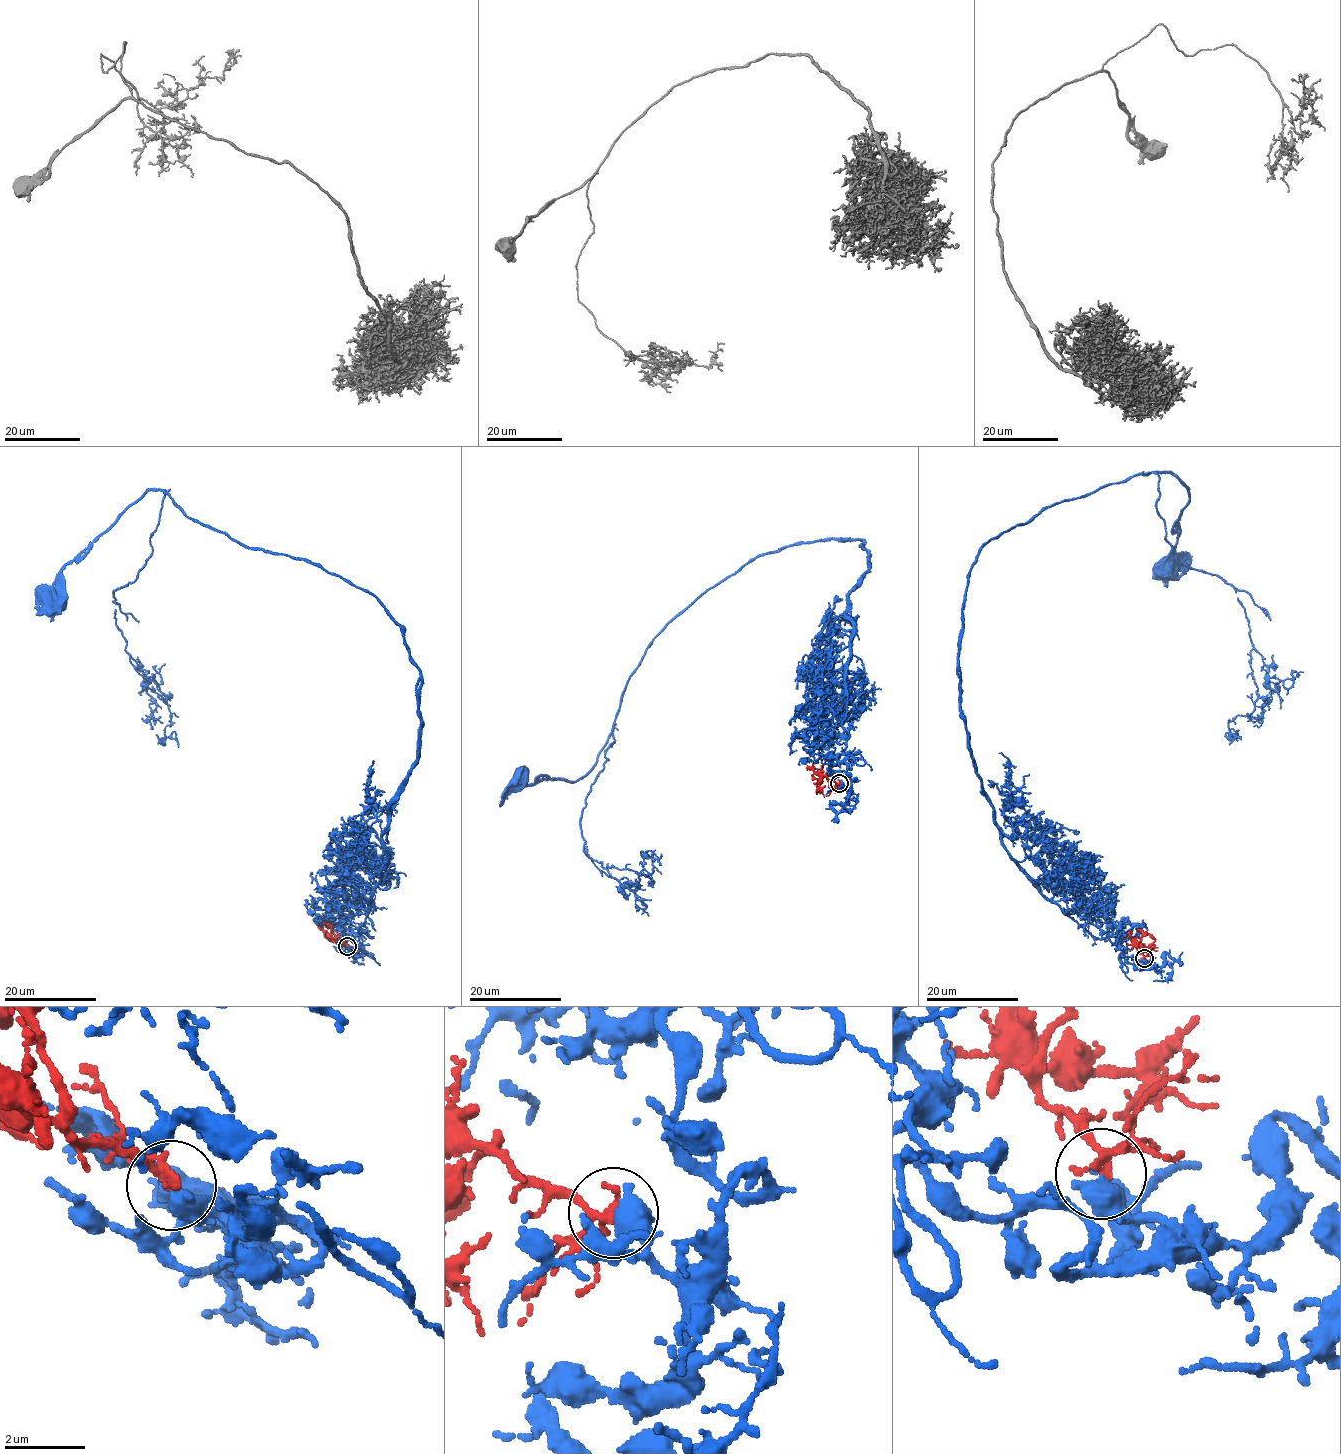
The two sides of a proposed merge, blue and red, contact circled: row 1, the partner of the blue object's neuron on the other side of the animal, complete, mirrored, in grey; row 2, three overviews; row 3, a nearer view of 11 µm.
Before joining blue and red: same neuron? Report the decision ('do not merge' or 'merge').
merge

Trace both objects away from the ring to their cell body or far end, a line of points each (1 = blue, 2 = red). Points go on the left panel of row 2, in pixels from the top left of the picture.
1: (347, 946), (364, 955), (349, 936), (416, 759), (404, 629), (152, 488), (65, 565), (57, 600)
2: (347, 946), (335, 940), (329, 928)

